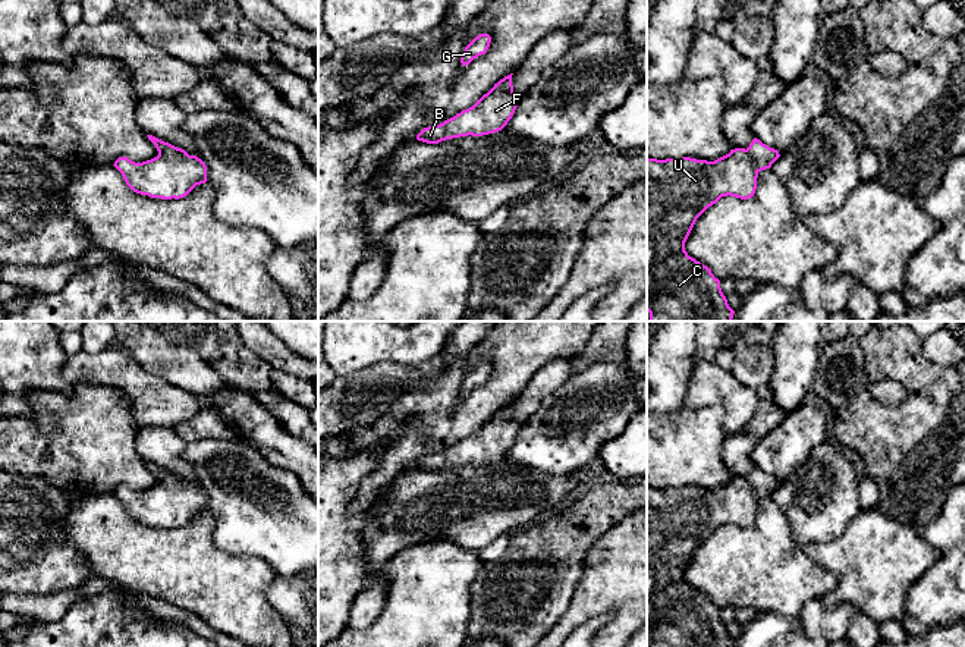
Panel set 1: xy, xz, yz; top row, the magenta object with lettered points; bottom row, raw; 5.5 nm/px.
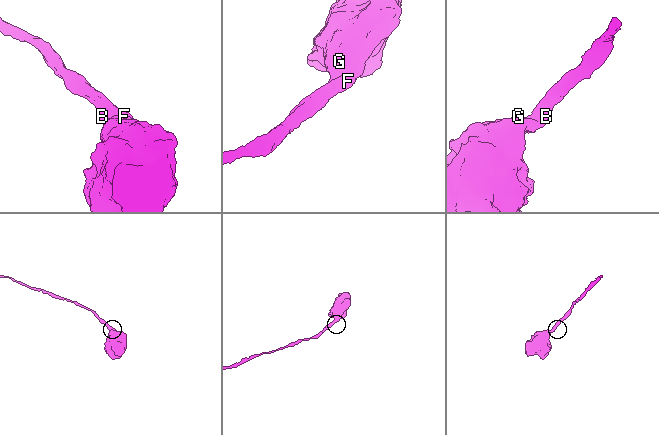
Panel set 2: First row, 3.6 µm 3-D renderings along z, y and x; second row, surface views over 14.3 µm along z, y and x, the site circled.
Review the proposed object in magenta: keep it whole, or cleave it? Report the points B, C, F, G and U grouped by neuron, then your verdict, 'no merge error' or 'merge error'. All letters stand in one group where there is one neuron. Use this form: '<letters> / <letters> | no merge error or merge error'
B C F G U | no merge error

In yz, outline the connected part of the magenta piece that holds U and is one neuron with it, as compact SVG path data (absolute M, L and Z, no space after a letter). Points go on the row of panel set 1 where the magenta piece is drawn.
M754 138L749 147L730 150L714 160L647 158L647 311L650 321L732 321L735 311L711 270L689 257L685 242L697 219L722 197L748 200L761 170L770 169L779 151Z

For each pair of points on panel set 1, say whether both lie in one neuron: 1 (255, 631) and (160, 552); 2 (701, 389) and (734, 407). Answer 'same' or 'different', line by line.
1: same
2: same

